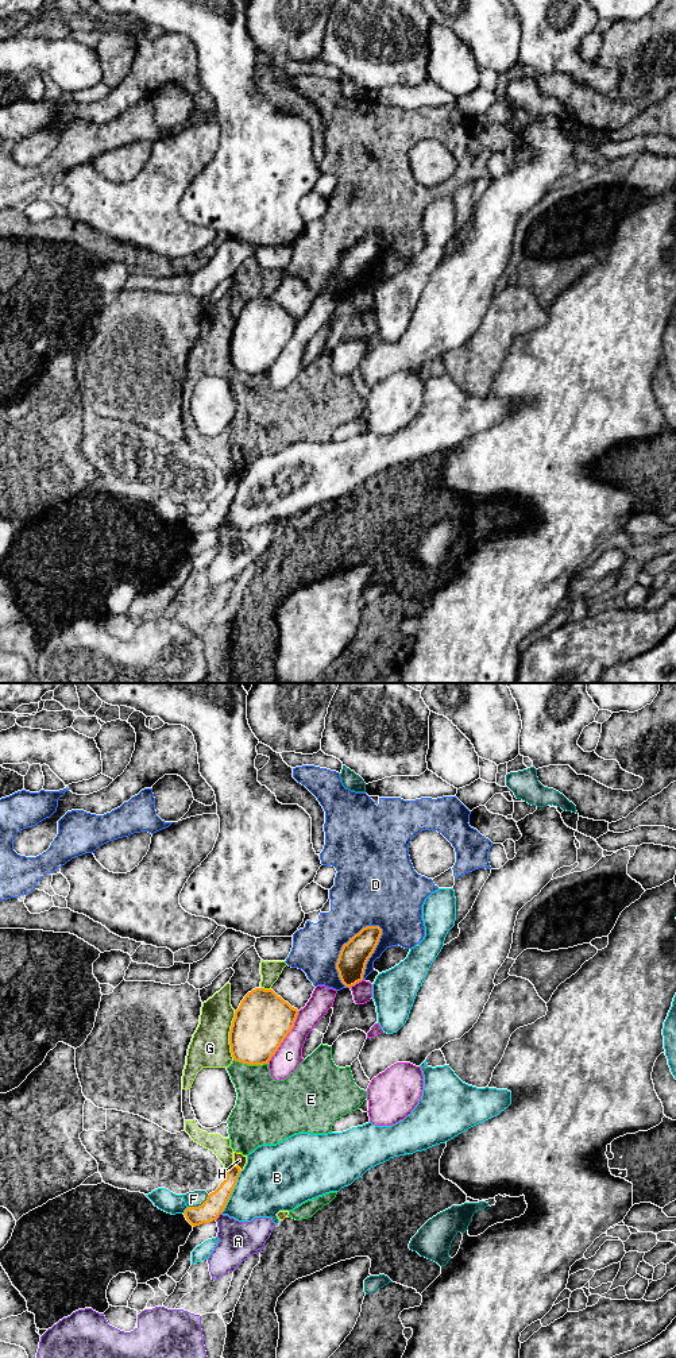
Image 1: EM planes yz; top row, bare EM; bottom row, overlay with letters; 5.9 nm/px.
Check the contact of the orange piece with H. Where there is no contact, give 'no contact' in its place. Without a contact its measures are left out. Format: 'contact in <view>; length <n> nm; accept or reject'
contact in yz; length 70 nm; reject

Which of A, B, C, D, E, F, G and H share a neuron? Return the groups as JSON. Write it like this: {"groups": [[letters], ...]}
{"groups": [["A"], ["B"], ["C"], ["D"], ["E", "G", "H"], ["F"]]}

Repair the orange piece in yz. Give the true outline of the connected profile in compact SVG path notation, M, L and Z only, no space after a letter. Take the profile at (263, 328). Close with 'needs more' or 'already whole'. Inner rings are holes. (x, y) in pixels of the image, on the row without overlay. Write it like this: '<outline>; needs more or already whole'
M255 297L235 320L229 340L235 370L247 374L269 373L294 336L298 319L273 298Z; already whole

